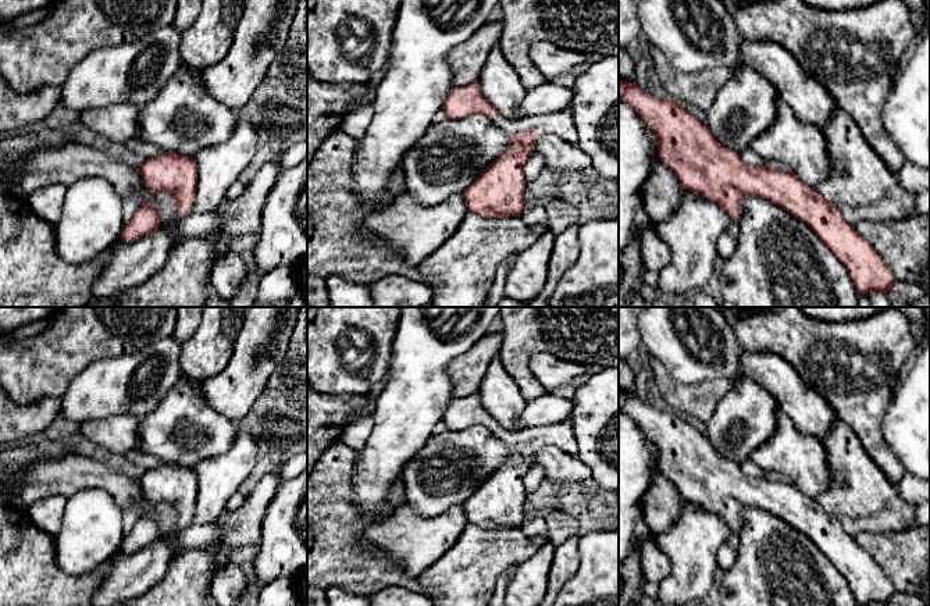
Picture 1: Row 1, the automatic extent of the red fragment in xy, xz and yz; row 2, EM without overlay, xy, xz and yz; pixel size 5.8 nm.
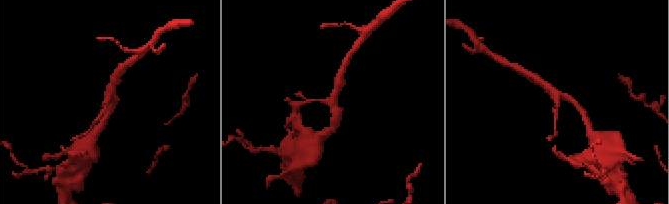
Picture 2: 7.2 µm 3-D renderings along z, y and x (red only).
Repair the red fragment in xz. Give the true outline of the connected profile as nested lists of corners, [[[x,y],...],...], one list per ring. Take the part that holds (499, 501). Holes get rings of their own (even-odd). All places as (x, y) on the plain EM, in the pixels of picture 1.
[[[478,392],[464,398],[455,398],[442,421],[449,431],[485,425],[512,450],[512,456],[484,480],[463,505],[468,524],[485,530],[521,528],[525,520],[523,481],[532,467],[532,454],[537,450],[553,445],[569,454],[578,454],[576,432],[570,420],[509,431],[484,409]]]

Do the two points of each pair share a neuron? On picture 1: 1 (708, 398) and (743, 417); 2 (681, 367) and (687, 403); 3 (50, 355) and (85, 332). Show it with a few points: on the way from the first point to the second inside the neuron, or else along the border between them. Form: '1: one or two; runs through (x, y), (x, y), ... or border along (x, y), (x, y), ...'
1: two; border along (733, 384), (705, 424)
2: two; border along (661, 362), (681, 382), (699, 384), (716, 381)
3: one; runs through (59, 353), (77, 337)

